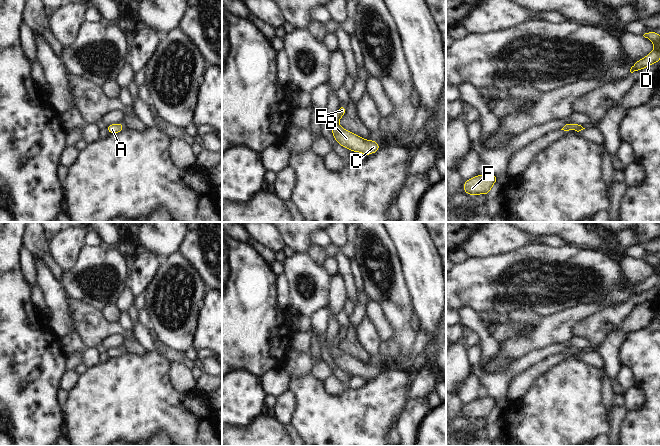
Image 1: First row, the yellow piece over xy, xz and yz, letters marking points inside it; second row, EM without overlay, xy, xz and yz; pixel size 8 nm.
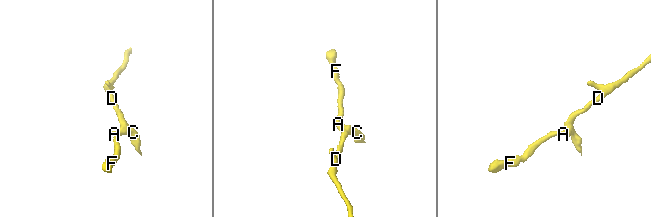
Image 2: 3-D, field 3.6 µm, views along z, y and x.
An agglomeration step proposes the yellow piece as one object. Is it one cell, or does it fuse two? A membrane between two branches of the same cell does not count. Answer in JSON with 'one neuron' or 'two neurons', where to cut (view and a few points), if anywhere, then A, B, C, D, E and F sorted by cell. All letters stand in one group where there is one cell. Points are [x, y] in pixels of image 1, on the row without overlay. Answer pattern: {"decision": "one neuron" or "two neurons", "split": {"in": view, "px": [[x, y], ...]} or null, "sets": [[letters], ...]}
{"decision": "one neuron", "split": null, "sets": [["A", "B", "C", "D", "E", "F"]]}

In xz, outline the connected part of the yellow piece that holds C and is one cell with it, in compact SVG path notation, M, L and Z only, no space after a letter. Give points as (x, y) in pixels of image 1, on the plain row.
M340 329L338 336L331 342L331 355L338 368L350 373L352 376L361 376L364 379L370 379L377 376L381 370L374 364L365 364L360 360L349 356L337 347L345 339L347 331Z

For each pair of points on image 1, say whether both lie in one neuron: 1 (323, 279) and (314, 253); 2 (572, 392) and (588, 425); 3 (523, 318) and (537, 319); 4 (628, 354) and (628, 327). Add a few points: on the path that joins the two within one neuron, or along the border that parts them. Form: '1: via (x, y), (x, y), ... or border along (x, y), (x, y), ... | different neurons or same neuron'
1: border along (306, 254), (315, 263), (322, 266) | different neurons
2: via (572, 400), (572, 409), (580, 417) | same neuron
3: via (526, 318), (534, 319) | same neuron
4: border along (649, 322), (643, 328), (632, 331), (627, 335) | different neurons

